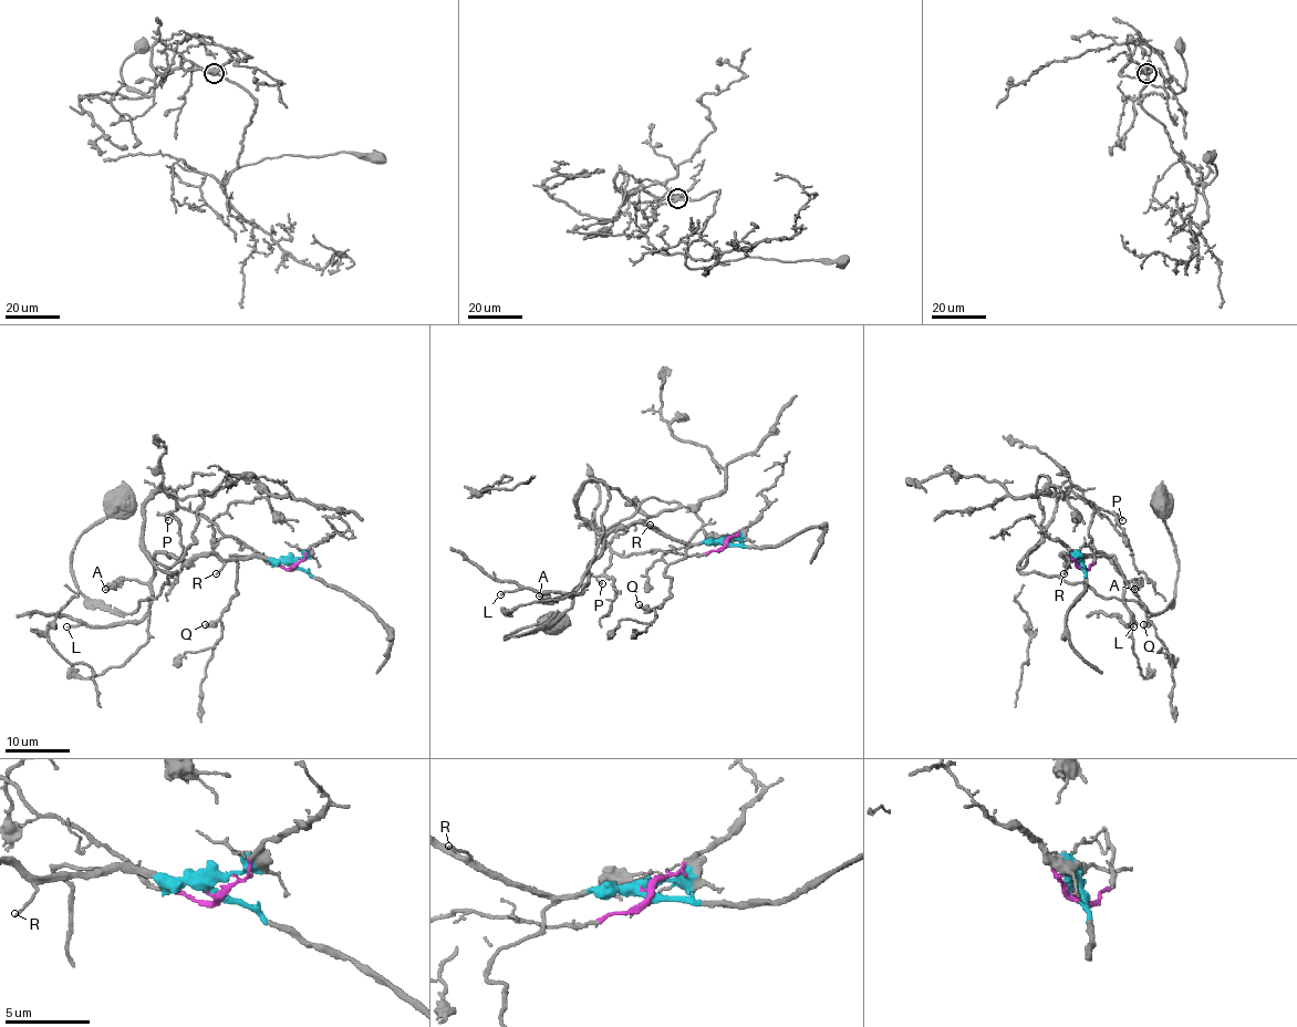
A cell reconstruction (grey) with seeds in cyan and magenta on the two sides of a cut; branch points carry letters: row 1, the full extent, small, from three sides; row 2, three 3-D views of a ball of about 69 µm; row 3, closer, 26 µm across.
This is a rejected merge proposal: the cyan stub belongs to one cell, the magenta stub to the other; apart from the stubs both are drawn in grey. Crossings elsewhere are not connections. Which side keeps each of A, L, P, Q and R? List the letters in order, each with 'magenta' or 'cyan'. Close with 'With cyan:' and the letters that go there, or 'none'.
A: cyan
L: cyan
P: magenta
Q: cyan
R: cyan
With cyan: A, L, Q, R

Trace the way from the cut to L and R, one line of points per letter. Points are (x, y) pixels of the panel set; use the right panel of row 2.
L: (1081, 566), (1083, 558), (1062, 555), (1102, 555), (1124, 579), (1133, 628)
R: (1081, 566), (1083, 558), (1076, 558), (1064, 573)

